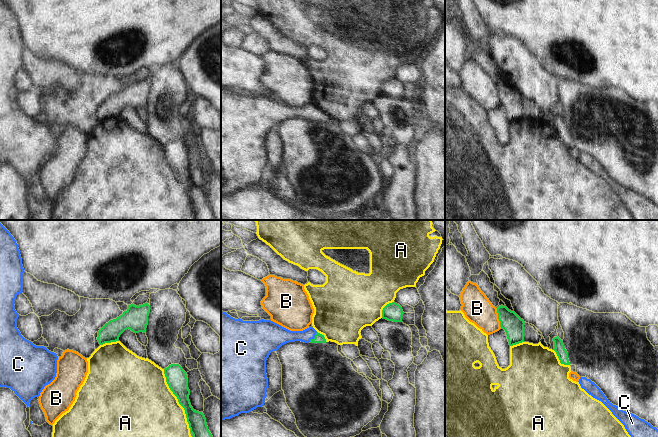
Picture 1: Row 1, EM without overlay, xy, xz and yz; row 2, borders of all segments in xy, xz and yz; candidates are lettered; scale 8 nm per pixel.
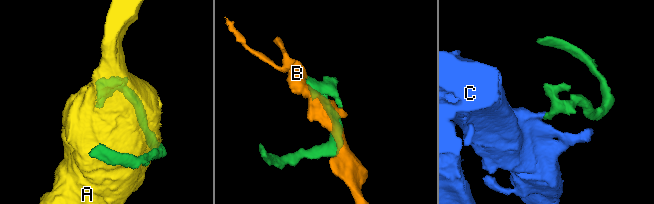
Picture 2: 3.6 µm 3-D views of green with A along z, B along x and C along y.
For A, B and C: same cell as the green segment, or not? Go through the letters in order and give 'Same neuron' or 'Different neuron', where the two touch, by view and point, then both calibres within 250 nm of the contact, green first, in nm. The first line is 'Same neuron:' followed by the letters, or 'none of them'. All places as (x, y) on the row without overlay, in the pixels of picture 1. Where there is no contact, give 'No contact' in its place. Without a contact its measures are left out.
Same neuron: C
A: Different neuron. Touches green at xy (178, 176). Thickness 170 nm (green) against 480 nm
B: Different neuron. Touches green at yz (498, 94). Thickness 160 nm (green) against 240 nm
C: Same neuron. Touches green at xz (315, 113). Thickness 80 nm (green) against 120 nm.

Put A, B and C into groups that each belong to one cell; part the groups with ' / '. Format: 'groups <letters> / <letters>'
groups A / B / C

